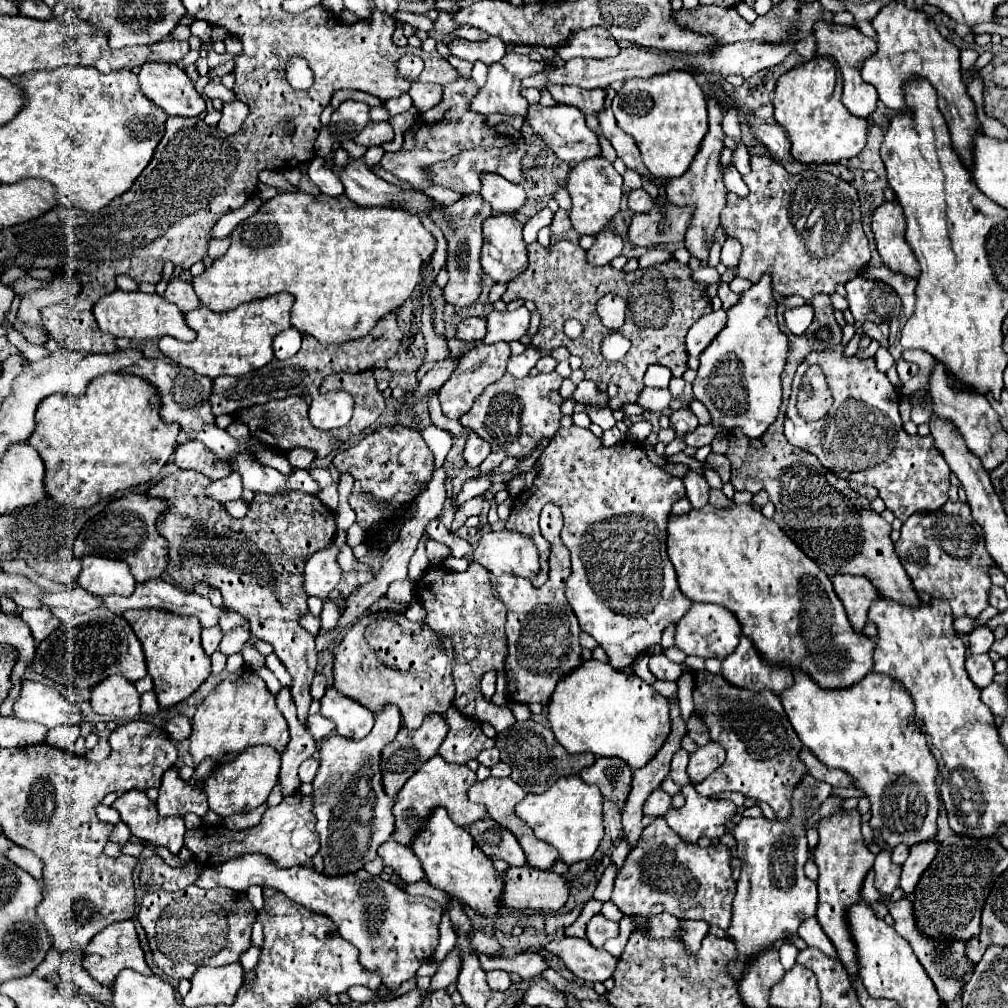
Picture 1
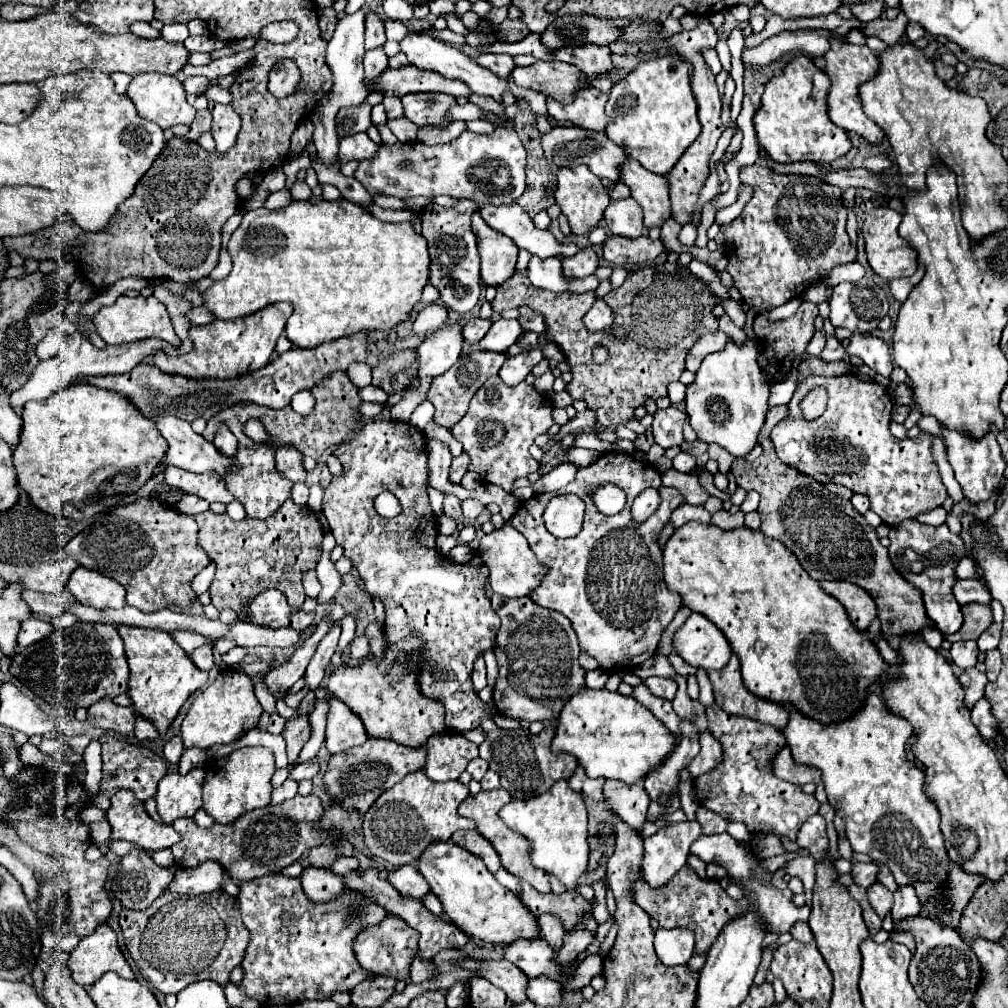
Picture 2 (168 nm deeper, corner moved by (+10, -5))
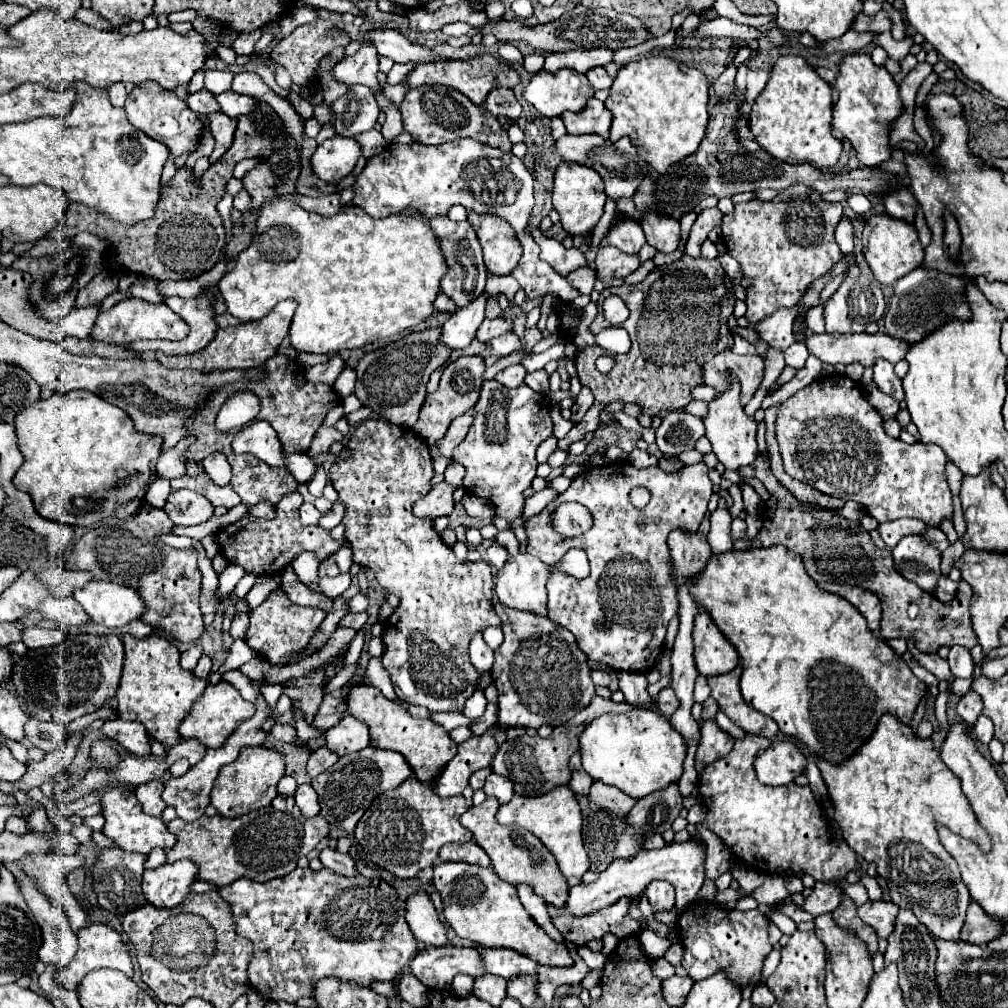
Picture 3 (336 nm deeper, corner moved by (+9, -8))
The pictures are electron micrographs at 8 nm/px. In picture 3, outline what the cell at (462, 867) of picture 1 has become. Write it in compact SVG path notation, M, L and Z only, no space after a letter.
M444 862L434 866L434 888L442 896L444 918L452 926L452 930L474 944L482 944L488 948L512 948L536 964L544 966L570 966L572 956L564 942L554 942L536 922L530 918L526 908L522 906L516 888L500 880L492 868L470 866L462 862Z

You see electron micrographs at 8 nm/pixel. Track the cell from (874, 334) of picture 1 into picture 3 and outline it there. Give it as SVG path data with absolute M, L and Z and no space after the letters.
M878 360L878 364L874 366L874 382L884 394L888 394L896 400L904 400L902 378L898 378L894 374L894 366L888 364L886 360Z

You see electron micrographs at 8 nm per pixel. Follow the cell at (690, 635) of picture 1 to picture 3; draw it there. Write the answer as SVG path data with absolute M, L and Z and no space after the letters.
M700 612L694 620L694 660L702 676L720 676L734 670L740 662L736 648L724 638L708 612Z

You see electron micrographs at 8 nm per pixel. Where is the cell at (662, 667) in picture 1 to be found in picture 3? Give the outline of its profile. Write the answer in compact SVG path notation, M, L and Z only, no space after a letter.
M668 686L668 688L660 690L660 694L656 696L656 704L658 704L658 710L660 710L664 716L670 718L670 714L678 708L680 700L674 696L674 690Z

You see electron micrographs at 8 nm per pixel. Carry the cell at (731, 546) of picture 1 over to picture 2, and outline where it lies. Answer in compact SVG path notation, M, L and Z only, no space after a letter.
M685 523L665 543L663 573L669 591L679 593L683 605L703 613L725 633L733 653L741 661L745 687L759 697L775 703L791 703L815 721L835 723L859 711L869 685L887 673L877 647L865 633L853 629L843 605L809 577L781 541L765 539L761 531L749 527L725 531L717 525Z

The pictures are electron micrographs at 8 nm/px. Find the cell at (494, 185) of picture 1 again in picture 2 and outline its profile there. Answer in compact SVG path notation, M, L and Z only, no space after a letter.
M519 203L505 207L483 205L479 207L479 213L495 231L511 237L517 247L523 247L541 259L555 255L575 255L579 251L575 243L557 243L549 231L537 229Z

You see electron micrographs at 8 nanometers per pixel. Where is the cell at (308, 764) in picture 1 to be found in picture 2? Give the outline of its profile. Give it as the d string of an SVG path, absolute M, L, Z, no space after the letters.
M313 759L313 761L307 761L307 763L299 763L291 769L289 773L289 779L293 781L303 781L303 779L311 779L313 775L317 775L319 771L319 763Z

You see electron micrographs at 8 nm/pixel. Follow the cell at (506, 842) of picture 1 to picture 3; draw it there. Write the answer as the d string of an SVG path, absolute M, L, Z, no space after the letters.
M476 842L466 844L444 844L438 854L440 862L466 862L482 868L490 868L490 858Z

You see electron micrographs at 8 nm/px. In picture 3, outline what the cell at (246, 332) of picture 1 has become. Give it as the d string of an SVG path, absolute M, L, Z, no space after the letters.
M284 300L258 322L248 322L248 324L230 326L226 330L218 330L216 338L202 352L196 352L192 356L164 356L162 352L156 352L156 360L166 368L192 368L192 370L200 370L200 372L232 370L232 368L236 368L236 370L258 368L270 356L274 356L278 352L282 340L288 336L288 328L290 328L292 316L296 312L296 306L298 304L294 300Z

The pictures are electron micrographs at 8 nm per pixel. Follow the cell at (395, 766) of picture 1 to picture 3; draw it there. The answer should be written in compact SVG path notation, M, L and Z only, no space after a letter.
M368 746L364 750L342 756L334 764L334 768L322 772L318 778L312 778L310 786L318 792L318 800L320 800L320 808L322 808L320 814L326 818L326 822L336 824L338 828L342 828L346 832L354 832L360 816L366 812L370 802L378 794L400 786L410 776L412 776L412 770L402 754Z

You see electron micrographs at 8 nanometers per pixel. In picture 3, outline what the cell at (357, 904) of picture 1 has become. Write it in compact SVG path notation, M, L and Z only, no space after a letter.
M190 860L164 862L154 870L146 870L142 876L142 892L146 900L156 908L174 908L186 894L190 894L190 884L194 882L198 866Z

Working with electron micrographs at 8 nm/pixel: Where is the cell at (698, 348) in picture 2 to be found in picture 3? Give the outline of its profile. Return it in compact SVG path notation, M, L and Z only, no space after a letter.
M720 352L704 364L702 374L704 382L718 392L730 388L730 376L736 376L742 390L740 400L742 406L746 406L764 378L764 360L760 356L738 356L734 352Z

